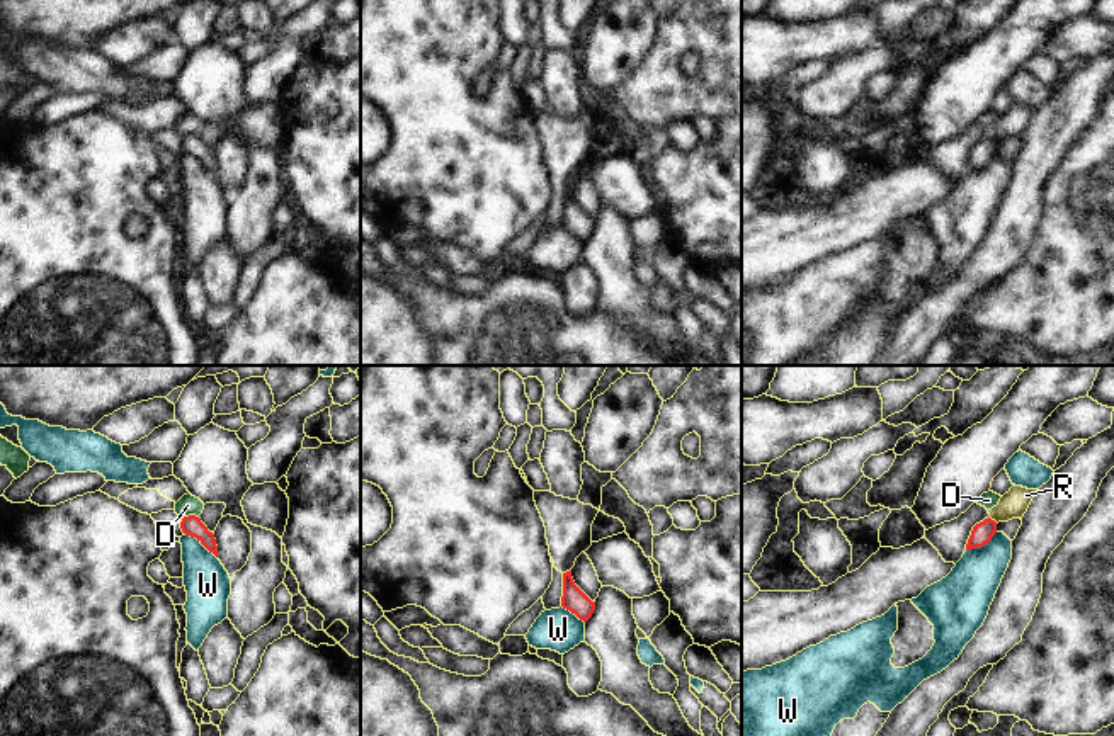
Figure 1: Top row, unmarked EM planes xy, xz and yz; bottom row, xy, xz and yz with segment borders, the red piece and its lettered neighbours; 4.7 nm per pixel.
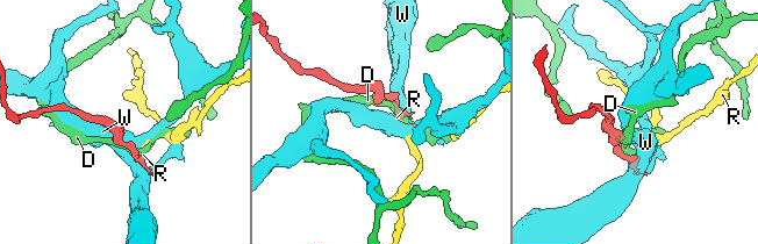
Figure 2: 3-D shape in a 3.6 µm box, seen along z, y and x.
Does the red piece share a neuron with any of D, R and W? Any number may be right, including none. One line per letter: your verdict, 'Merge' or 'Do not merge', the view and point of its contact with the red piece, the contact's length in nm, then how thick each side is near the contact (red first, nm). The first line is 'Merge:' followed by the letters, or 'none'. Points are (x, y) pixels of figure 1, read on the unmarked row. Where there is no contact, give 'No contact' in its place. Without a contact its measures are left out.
Merge: none
D: Do not merge. Touches red at xy (189, 135). Shared border 80 nm. Thickness 100 nm (red) against 100 nm
R: Do not merge. Touches red at yz (994, 140). Shared border 50 nm. Thickness 100 nm (red) against 130 nm
W: Do not merge. Touches red at xy (201, 162). Shared border 200 nm. Thickness 100 nm (red) against 220 nm

